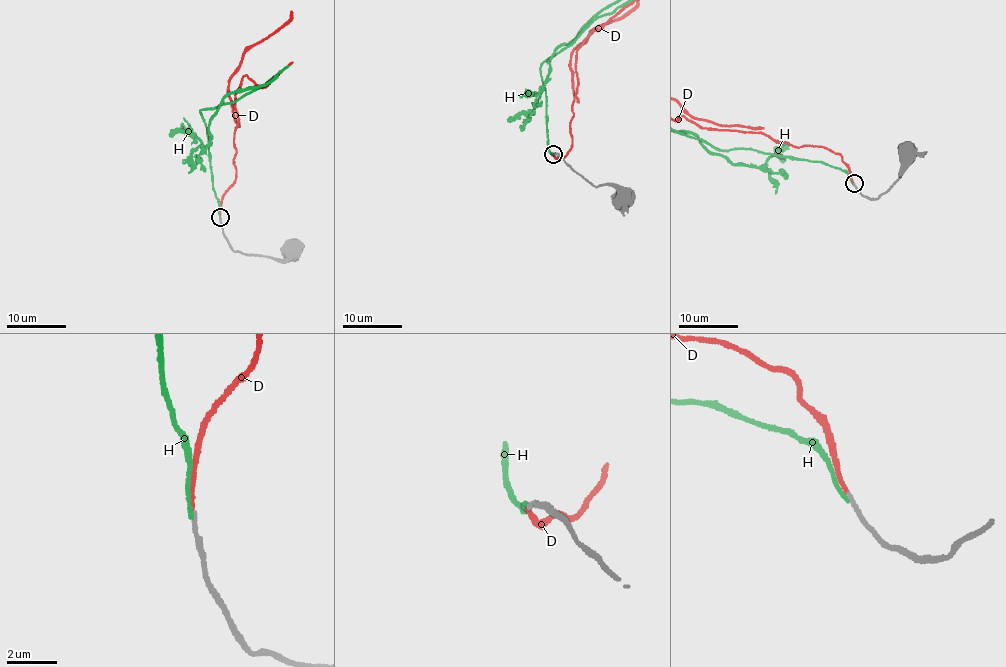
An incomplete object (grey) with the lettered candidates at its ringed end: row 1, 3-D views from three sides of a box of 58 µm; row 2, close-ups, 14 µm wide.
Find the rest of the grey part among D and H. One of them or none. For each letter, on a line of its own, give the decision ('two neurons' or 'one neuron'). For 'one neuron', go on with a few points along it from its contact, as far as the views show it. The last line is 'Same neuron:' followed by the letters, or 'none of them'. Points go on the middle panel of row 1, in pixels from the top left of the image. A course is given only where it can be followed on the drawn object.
D: one neuron
H: two neurons
Same neuron: D

